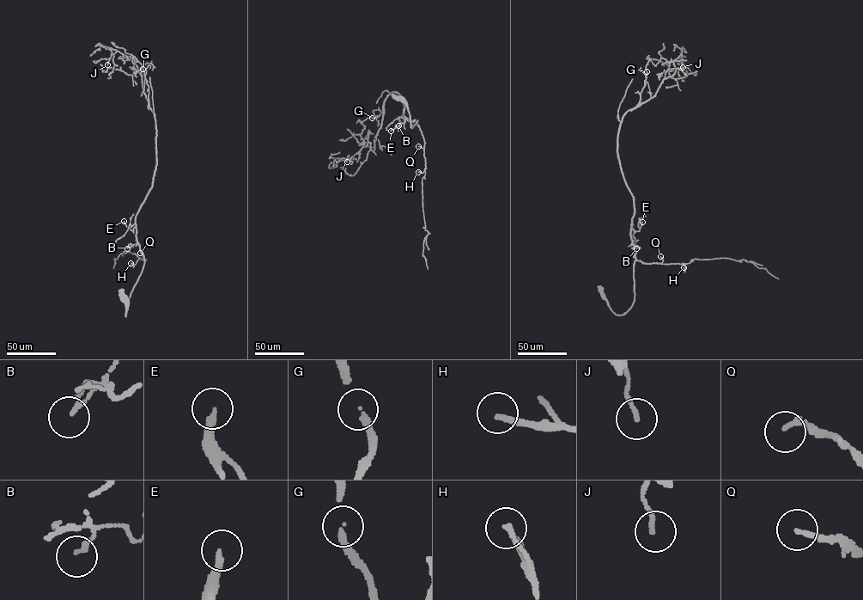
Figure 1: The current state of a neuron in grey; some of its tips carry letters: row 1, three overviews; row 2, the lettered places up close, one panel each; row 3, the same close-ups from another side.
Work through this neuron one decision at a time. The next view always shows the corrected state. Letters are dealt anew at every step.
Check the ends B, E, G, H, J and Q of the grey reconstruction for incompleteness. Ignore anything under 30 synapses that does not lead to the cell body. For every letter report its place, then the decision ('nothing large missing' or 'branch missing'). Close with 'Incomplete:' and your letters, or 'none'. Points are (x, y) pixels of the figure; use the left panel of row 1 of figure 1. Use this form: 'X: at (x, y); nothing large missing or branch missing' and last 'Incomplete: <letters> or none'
B: at (127, 248); nothing large missing
E: at (124, 221); nothing large missing
G: at (142, 69); nothing large missing
H: at (130, 263); nothing large missing
J: at (107, 64); nothing large missing
Q: at (140, 253); nothing large missing
Incomplete: none

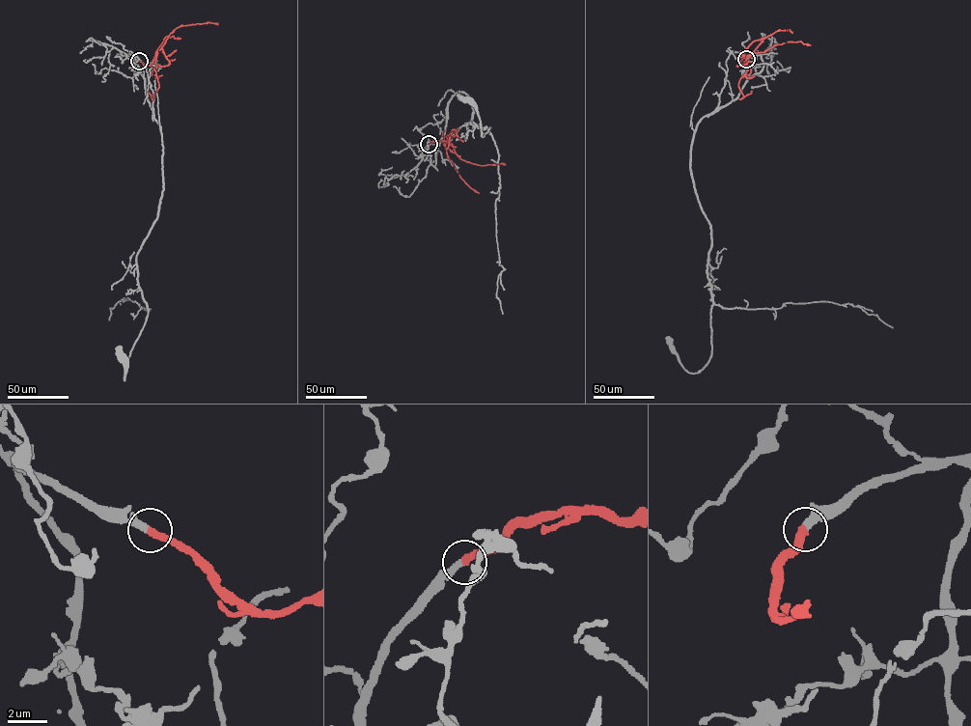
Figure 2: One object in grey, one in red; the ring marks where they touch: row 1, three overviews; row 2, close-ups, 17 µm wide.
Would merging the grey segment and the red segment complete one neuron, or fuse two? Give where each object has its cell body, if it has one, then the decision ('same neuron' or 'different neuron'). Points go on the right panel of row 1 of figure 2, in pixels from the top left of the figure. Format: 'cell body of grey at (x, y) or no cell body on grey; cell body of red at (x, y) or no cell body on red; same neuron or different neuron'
cell body of grey at (672, 349); no cell body on red; same neuron

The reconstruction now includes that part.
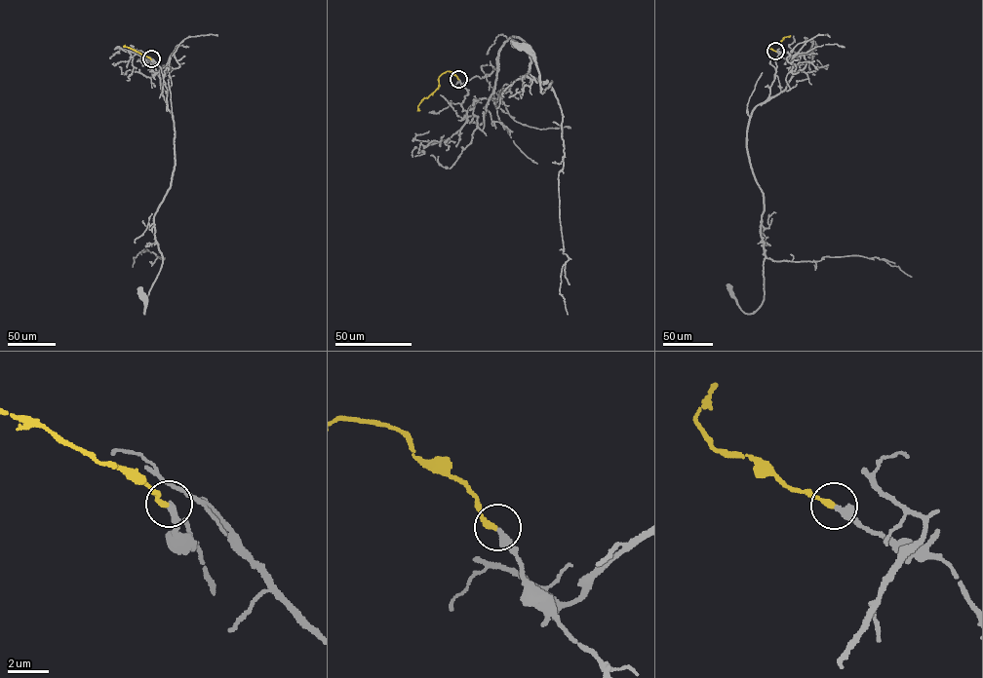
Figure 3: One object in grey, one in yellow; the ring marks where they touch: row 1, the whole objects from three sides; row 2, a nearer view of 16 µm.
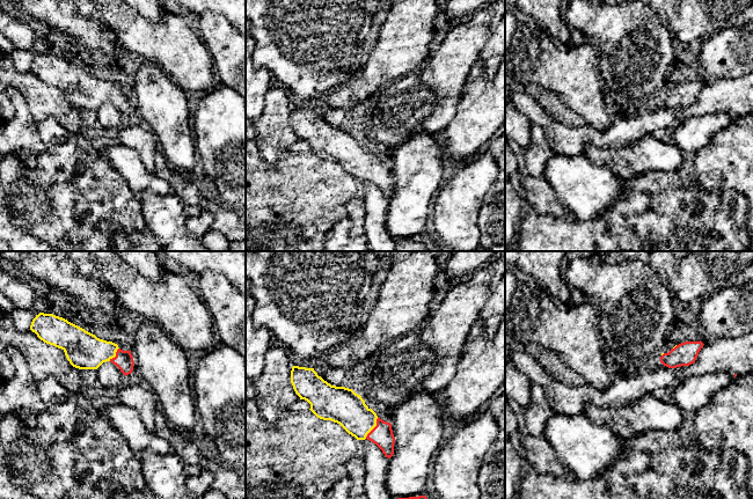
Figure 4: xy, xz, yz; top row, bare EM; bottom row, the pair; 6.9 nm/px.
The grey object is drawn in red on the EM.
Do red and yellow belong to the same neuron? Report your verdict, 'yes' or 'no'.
yes

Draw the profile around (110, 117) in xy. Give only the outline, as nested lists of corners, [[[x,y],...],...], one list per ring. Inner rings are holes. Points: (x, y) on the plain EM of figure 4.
[[[103,103],[96,111],[98,122],[103,129],[115,132],[122,127],[125,116],[112,103]]]

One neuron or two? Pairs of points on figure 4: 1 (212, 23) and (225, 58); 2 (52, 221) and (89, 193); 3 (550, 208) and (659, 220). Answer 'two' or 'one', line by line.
1: one
2: one
3: two

